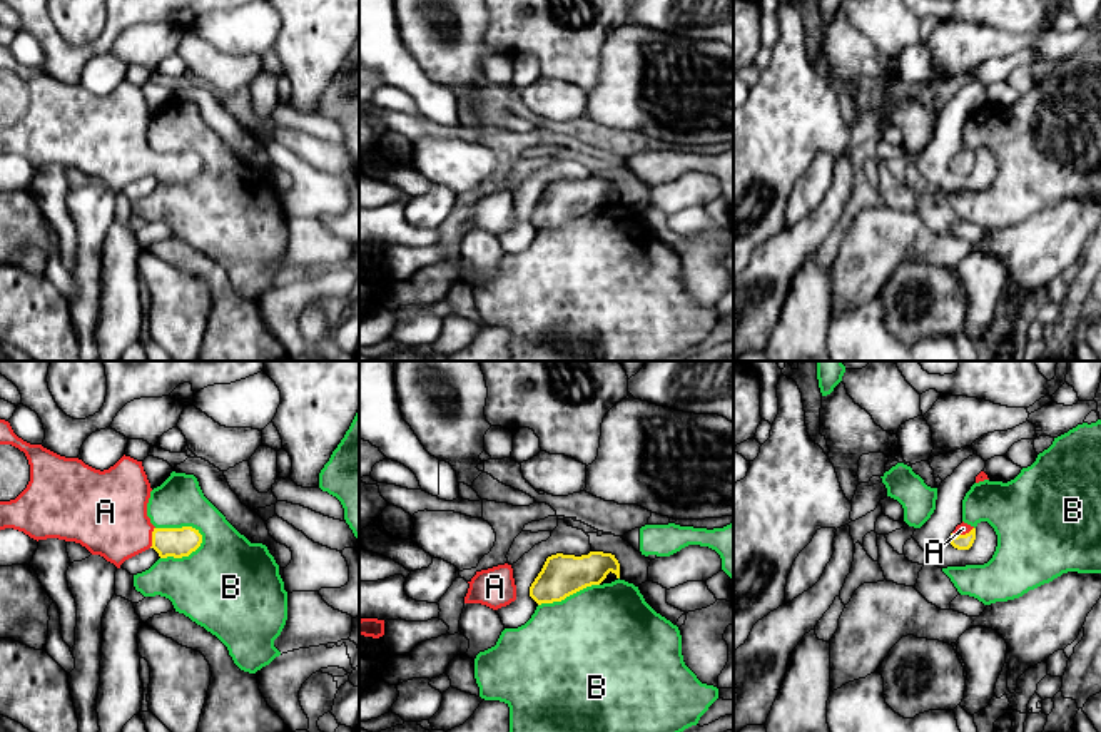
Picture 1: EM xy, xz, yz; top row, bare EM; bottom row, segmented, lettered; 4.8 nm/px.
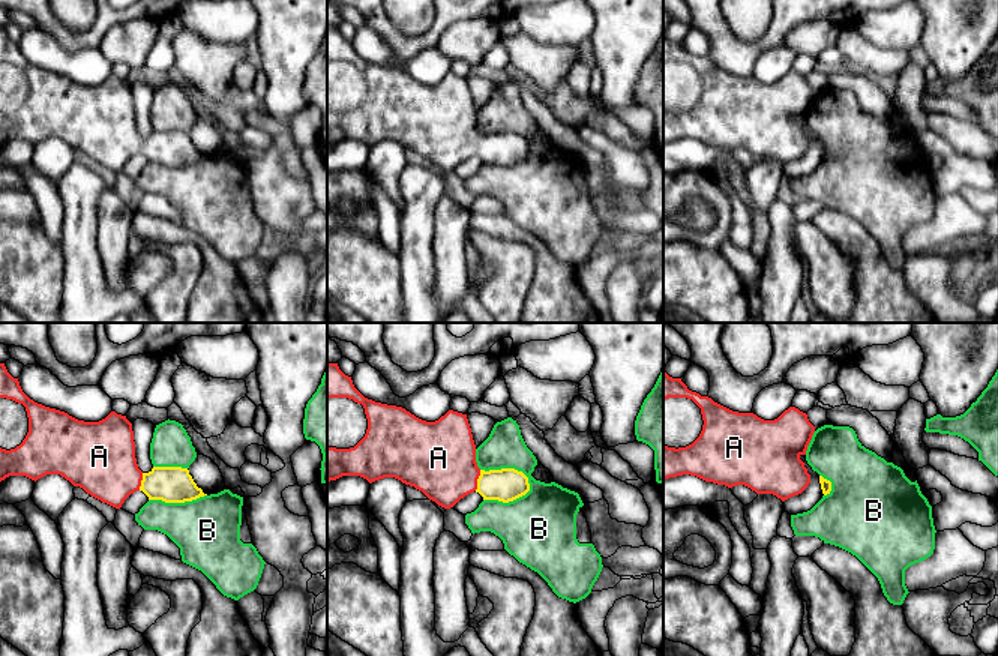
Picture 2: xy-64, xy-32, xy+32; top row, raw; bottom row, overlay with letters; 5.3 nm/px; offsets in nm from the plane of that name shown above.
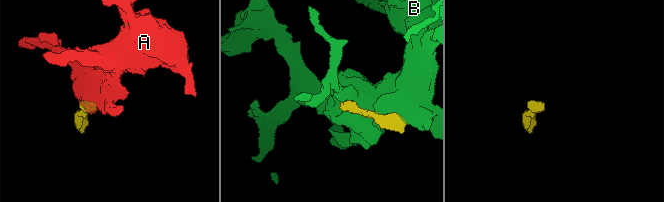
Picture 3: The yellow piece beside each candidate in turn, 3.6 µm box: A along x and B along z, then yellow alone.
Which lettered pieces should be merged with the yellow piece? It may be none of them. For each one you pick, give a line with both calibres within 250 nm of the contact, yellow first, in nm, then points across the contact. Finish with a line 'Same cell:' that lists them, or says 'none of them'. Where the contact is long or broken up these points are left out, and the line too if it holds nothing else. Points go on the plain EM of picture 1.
A: calibres 80 and 60 nm; way yz (961, 167), (963, 161), (963, 154)
Same cell: A

